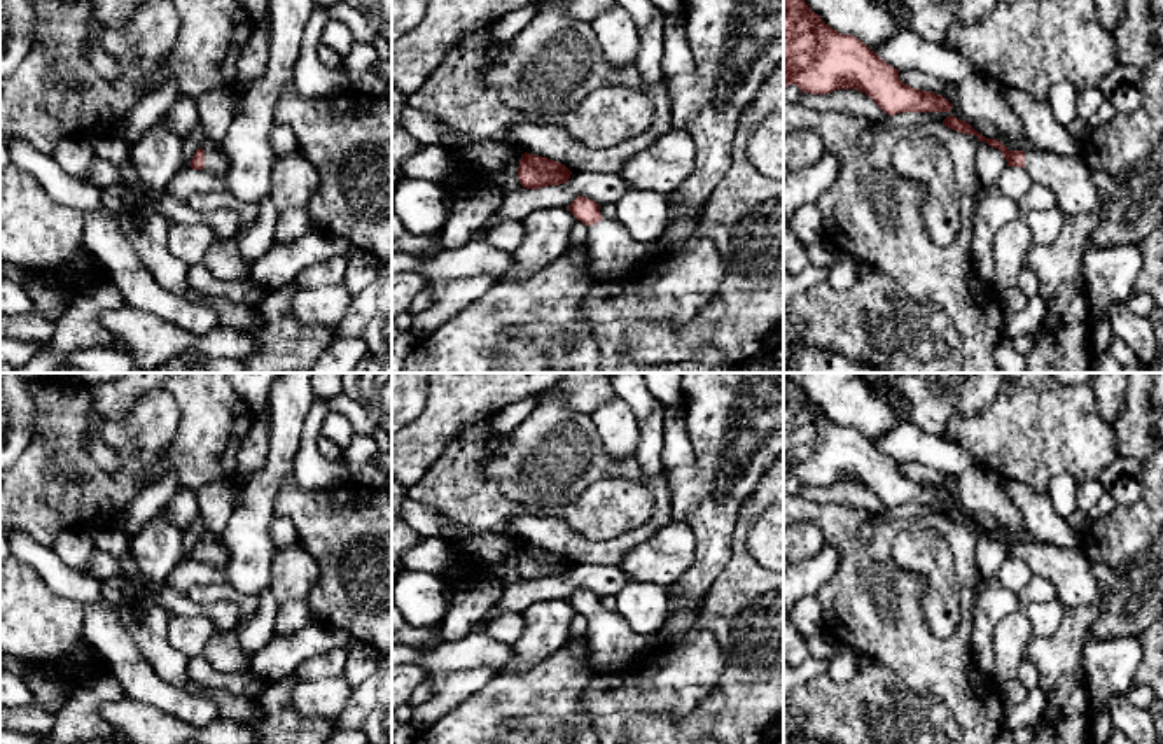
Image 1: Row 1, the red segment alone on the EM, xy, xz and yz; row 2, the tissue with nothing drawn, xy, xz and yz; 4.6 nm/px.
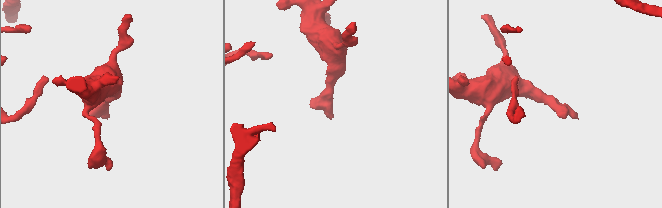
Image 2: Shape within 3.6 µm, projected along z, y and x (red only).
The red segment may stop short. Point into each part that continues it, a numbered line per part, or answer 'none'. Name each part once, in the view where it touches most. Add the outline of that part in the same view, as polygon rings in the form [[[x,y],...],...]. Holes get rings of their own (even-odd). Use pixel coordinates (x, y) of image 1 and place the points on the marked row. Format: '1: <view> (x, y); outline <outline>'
1: xy (215, 161); outline [[[220,147],[217,151],[205,151],[205,166],[203,166],[205,172],[226,179],[227,166],[229,166],[227,158]]]

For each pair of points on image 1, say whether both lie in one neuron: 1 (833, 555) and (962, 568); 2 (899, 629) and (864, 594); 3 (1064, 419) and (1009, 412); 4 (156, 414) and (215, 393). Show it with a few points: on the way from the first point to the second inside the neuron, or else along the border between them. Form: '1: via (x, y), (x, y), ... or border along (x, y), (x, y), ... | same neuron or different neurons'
1: border along (826, 541), (840, 554), (840, 566), (822, 585) | different neurons
2: via (891, 620), (873, 603) | same neuron
3: via (1050, 419), (1023, 419) | same neuron
4: border along (163, 391), (179, 408), (179, 426), (167, 447) | different neurons

